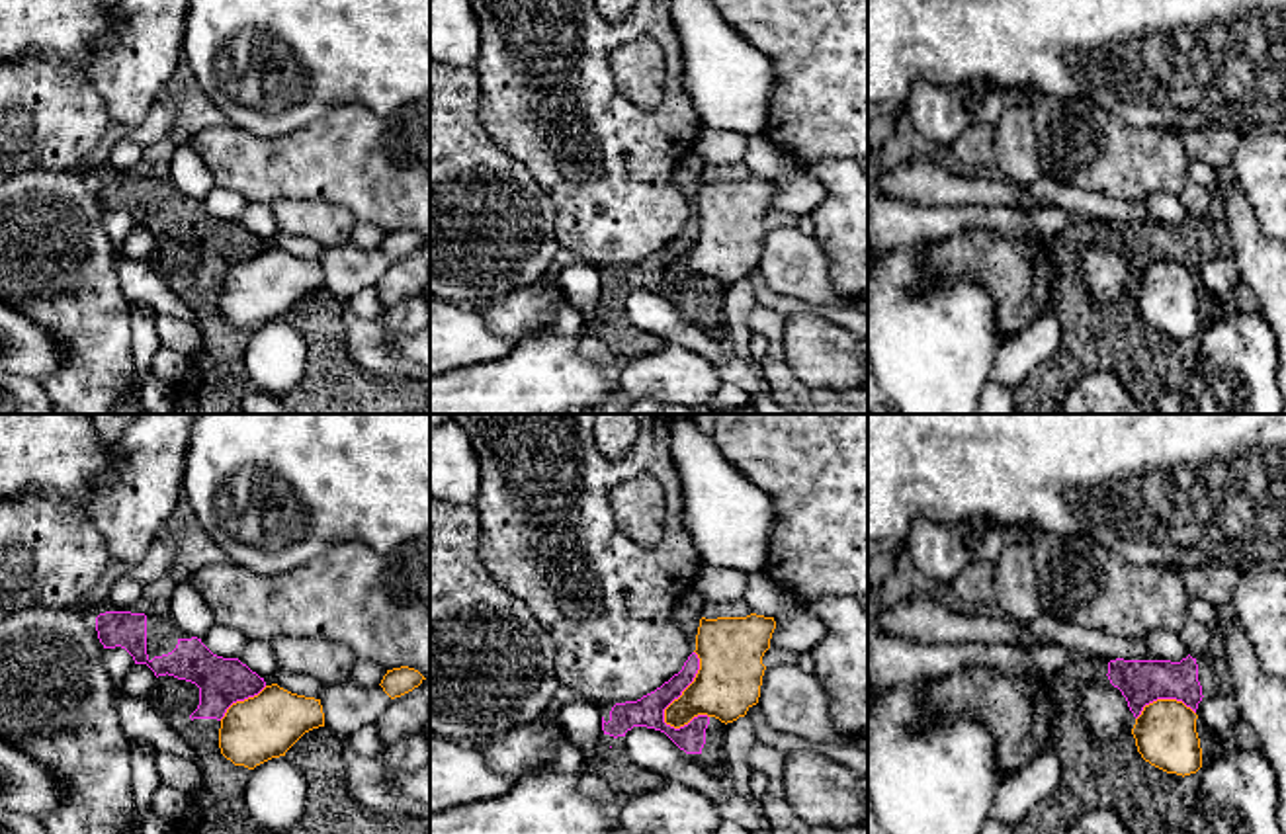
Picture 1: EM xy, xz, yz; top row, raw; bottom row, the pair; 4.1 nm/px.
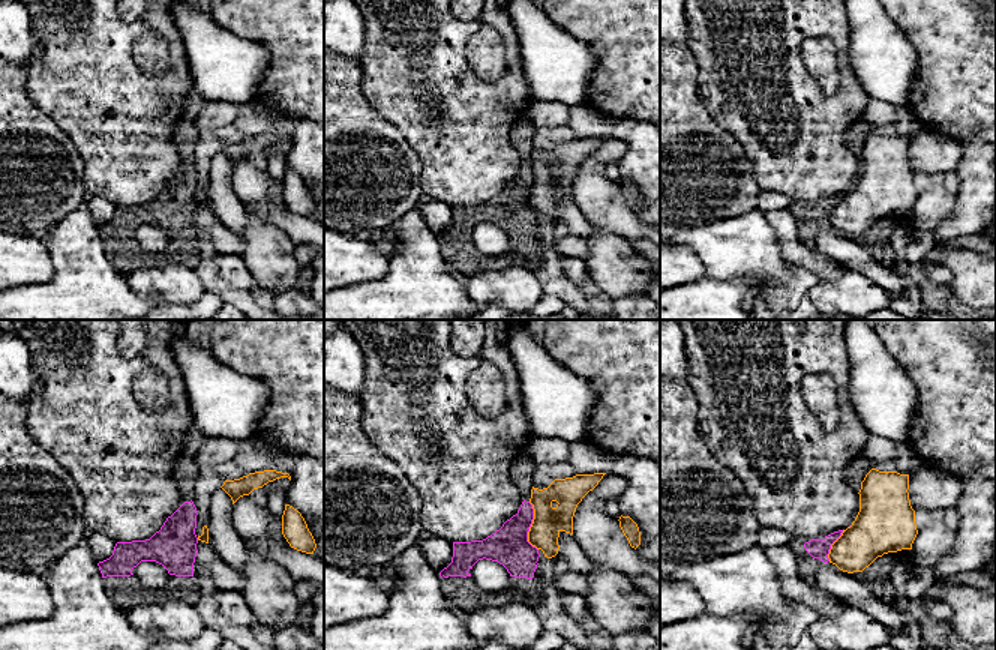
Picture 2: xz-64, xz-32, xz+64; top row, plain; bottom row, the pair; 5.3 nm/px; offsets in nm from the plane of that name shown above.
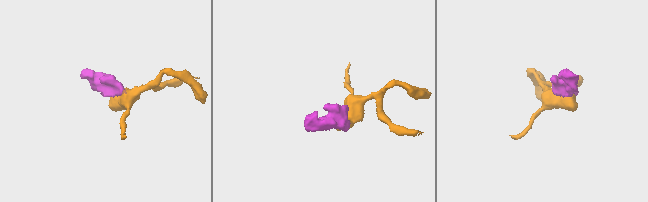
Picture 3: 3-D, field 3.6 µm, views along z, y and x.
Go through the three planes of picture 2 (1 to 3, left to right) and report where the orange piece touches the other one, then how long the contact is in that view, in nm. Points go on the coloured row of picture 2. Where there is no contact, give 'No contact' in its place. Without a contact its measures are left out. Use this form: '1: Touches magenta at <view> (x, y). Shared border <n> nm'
1: No contact
2: Touches magenta at xz-32 (530, 526). Shared border 260 nm
3: Touches magenta at xz+64 (831, 544). Shared border 190 nm

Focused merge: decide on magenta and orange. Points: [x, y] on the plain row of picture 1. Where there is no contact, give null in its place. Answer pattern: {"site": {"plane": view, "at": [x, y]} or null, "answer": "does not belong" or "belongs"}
{"site": {"plane": "xz", "at": [683, 252]}, "answer": "does not belong"}

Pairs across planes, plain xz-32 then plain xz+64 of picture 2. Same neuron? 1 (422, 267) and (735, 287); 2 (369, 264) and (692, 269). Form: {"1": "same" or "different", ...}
{"1": "same", "2": "same"}

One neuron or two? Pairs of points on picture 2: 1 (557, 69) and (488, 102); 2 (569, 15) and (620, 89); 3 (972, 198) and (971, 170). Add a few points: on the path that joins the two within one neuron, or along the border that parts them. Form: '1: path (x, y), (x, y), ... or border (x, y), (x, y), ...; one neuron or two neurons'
1: border (518, 48), (521, 69), (531, 96); two neurons
2: path (588, 27), (620, 59), (620, 69); one neuron
3: path (972, 191), (972, 177); one neuron

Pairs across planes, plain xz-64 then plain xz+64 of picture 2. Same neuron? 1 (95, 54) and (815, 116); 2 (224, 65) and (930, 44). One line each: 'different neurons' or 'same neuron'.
1: same neuron
2: different neurons

